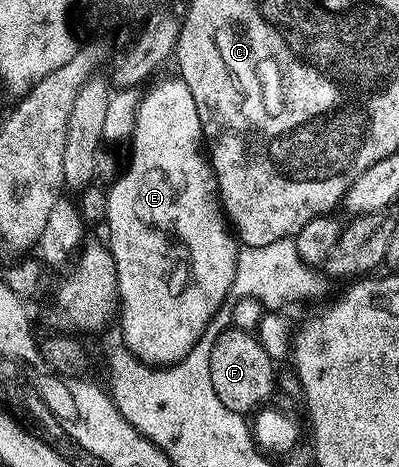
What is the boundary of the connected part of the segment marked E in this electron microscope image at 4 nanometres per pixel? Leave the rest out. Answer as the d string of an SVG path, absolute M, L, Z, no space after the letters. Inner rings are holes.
M180 78L160 79L143 93L130 144L132 160L107 200L106 246L116 262L124 342L142 361L167 365L184 359L194 349L218 308L231 296L238 243L220 201L220 186L206 154L194 97Z

